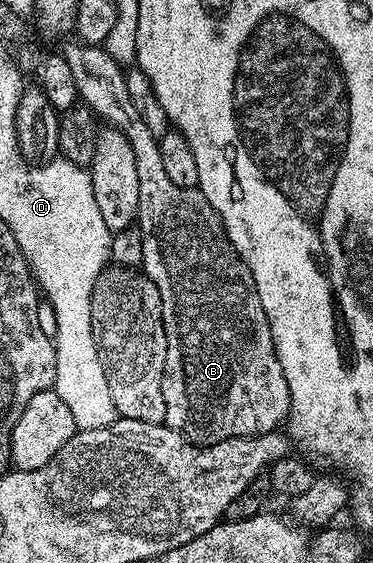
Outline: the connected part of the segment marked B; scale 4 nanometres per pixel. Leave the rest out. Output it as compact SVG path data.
M76 41L71 42L62 48L62 54L66 65L70 65L70 73L74 73L74 85L79 102L83 106L89 107L95 113L97 120L104 122L105 119L108 122L105 124L109 128L120 131L126 137L126 141L130 143L130 149L134 151L134 166L138 169L138 230L142 241L142 270L150 281L154 281L154 285L162 297L162 325L166 333L166 361L164 362L164 380L162 381L162 397L166 401L164 423L197 445L211 445L227 439L245 439L248 435L264 435L267 431L277 430L287 420L288 409L292 406L290 389L286 385L286 373L282 373L282 365L276 356L274 337L270 333L270 321L266 321L266 309L262 309L262 301L258 301L258 289L254 285L254 277L250 273L250 269L240 258L240 254L232 248L232 243L228 240L223 225L220 224L216 210L210 205L210 201L206 201L200 188L182 189L182 185L174 185L174 181L170 181L170 176L165 173L159 142L150 133L150 129L146 129L142 117L138 117L138 109L134 109L133 103L130 102L130 93L127 92L124 81L125 68L116 63L104 51L103 46L90 47Z

